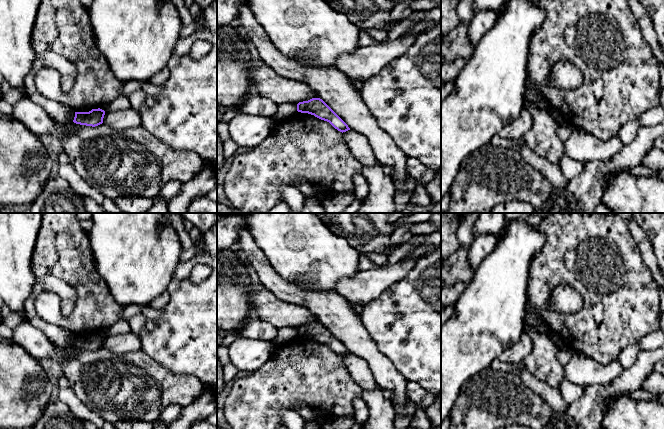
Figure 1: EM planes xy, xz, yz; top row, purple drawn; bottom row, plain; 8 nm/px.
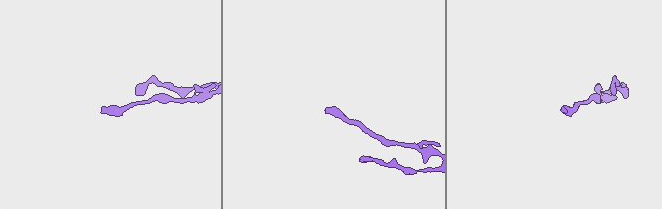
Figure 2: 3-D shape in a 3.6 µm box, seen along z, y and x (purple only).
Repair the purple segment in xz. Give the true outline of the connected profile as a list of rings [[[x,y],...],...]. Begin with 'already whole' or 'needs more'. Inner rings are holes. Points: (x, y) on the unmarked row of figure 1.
already whole | [[[312,322],[308,325],[299,326],[297,328],[297,335],[308,337],[327,345],[342,357],[350,354],[348,349],[320,322]]]

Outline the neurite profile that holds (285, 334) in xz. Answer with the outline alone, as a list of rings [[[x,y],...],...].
[[[282,327],[278,328],[277,336],[273,339],[272,343],[274,345],[283,345],[292,340],[297,336],[296,327]]]

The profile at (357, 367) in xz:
[[[350,353],[342,358],[348,373],[362,390],[372,390],[377,386],[368,363],[362,357]]]

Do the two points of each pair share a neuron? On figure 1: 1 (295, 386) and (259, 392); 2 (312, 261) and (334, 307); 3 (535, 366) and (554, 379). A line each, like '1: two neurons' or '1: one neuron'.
1: one neuron
2: two neurons
3: one neuron

